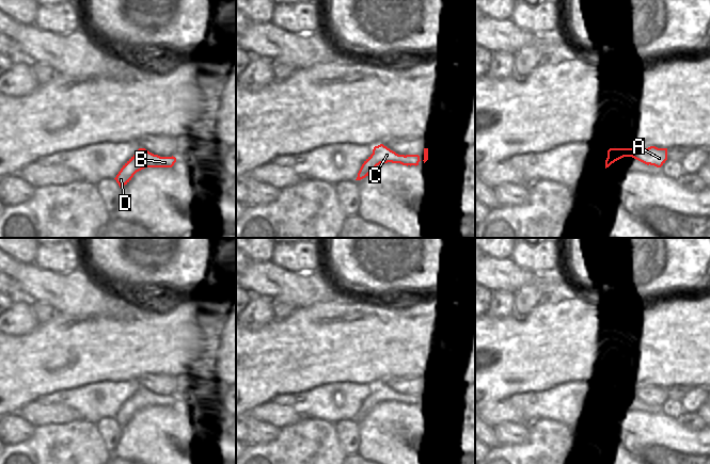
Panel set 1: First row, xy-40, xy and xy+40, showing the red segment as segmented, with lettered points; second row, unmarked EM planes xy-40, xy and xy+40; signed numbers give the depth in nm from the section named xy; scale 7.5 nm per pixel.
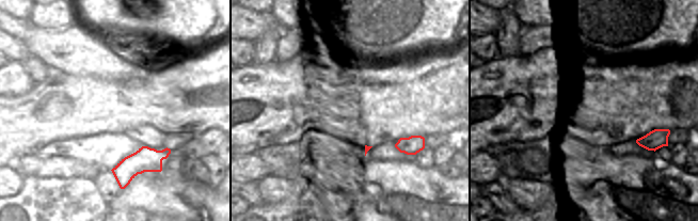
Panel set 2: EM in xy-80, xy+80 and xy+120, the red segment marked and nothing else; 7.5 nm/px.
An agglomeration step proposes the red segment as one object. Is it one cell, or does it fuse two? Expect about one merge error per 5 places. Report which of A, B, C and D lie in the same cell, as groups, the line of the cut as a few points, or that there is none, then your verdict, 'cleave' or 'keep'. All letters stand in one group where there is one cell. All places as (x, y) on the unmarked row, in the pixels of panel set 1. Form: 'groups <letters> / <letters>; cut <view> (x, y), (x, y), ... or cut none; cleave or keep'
groups A / B C D; cut xy+40 (635, 392), (649, 402); cleave

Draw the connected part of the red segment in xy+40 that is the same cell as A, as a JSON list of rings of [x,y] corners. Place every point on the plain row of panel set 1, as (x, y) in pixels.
[[[650,385],[636,394],[643,396],[650,404],[661,406],[667,399],[667,387]]]

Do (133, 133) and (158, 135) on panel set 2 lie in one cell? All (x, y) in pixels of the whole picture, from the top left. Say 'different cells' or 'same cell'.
same cell

